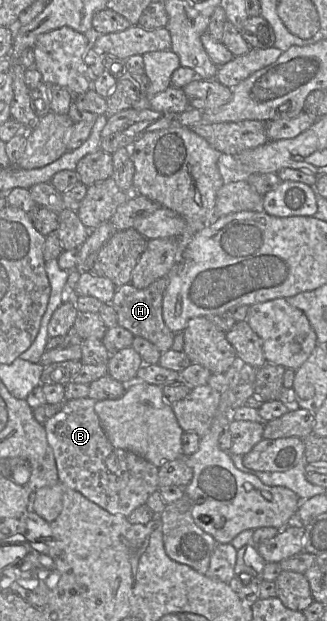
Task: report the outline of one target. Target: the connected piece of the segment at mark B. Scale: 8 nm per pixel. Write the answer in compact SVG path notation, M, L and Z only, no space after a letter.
M90 397L65 400L61 410L43 424L48 444L53 450L58 478L62 485L81 493L113 515L125 517L159 490L158 468L141 456L115 448L108 440L95 412L96 401Z

